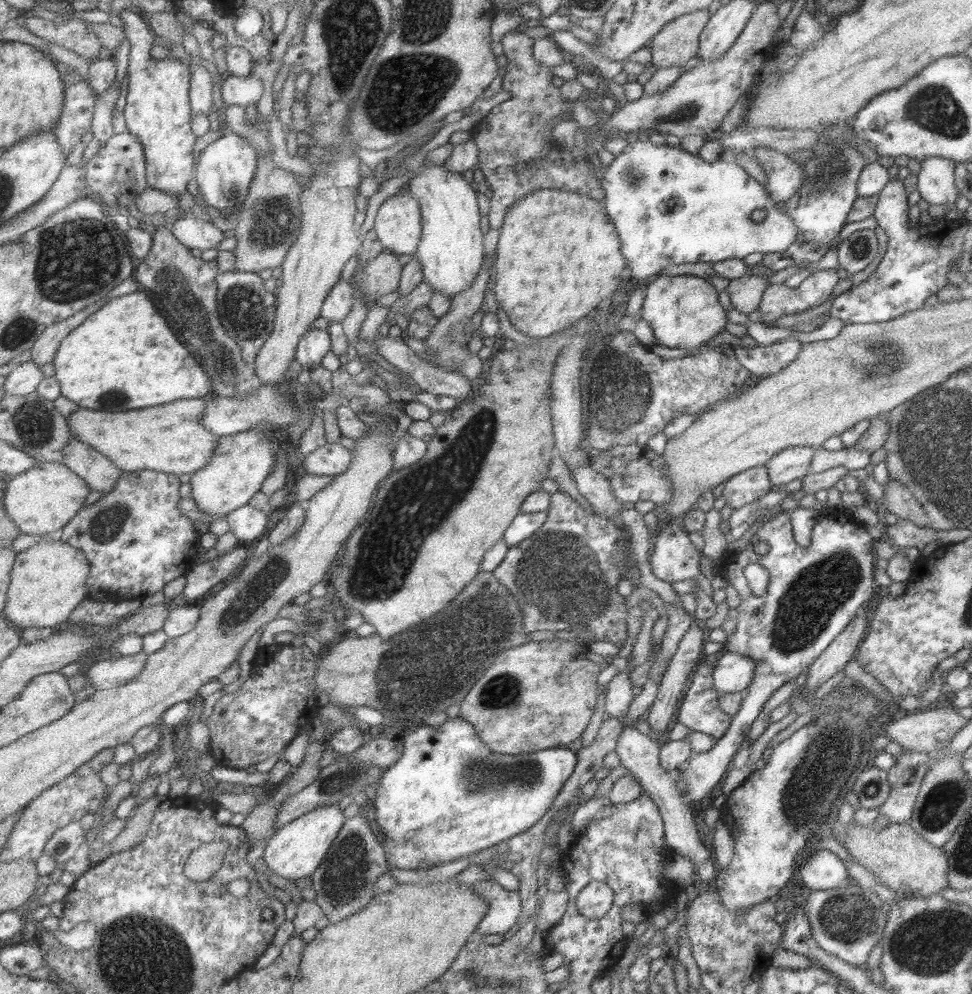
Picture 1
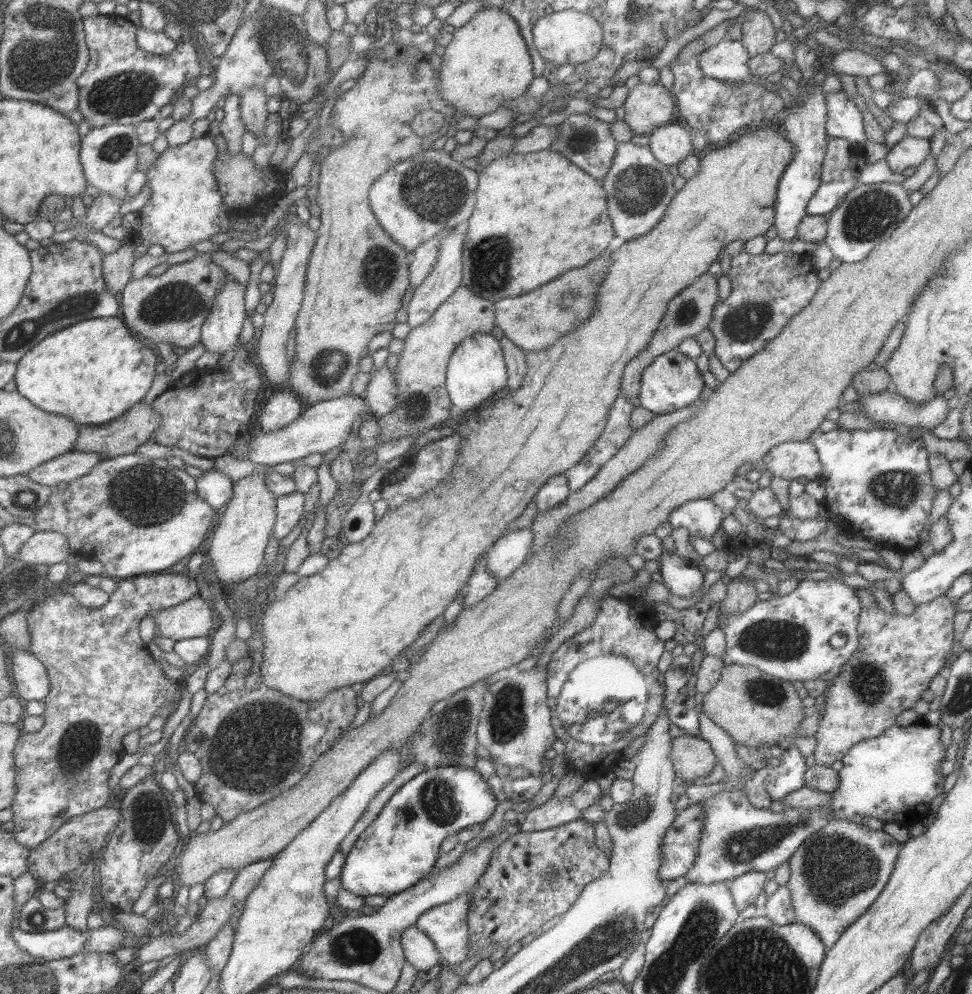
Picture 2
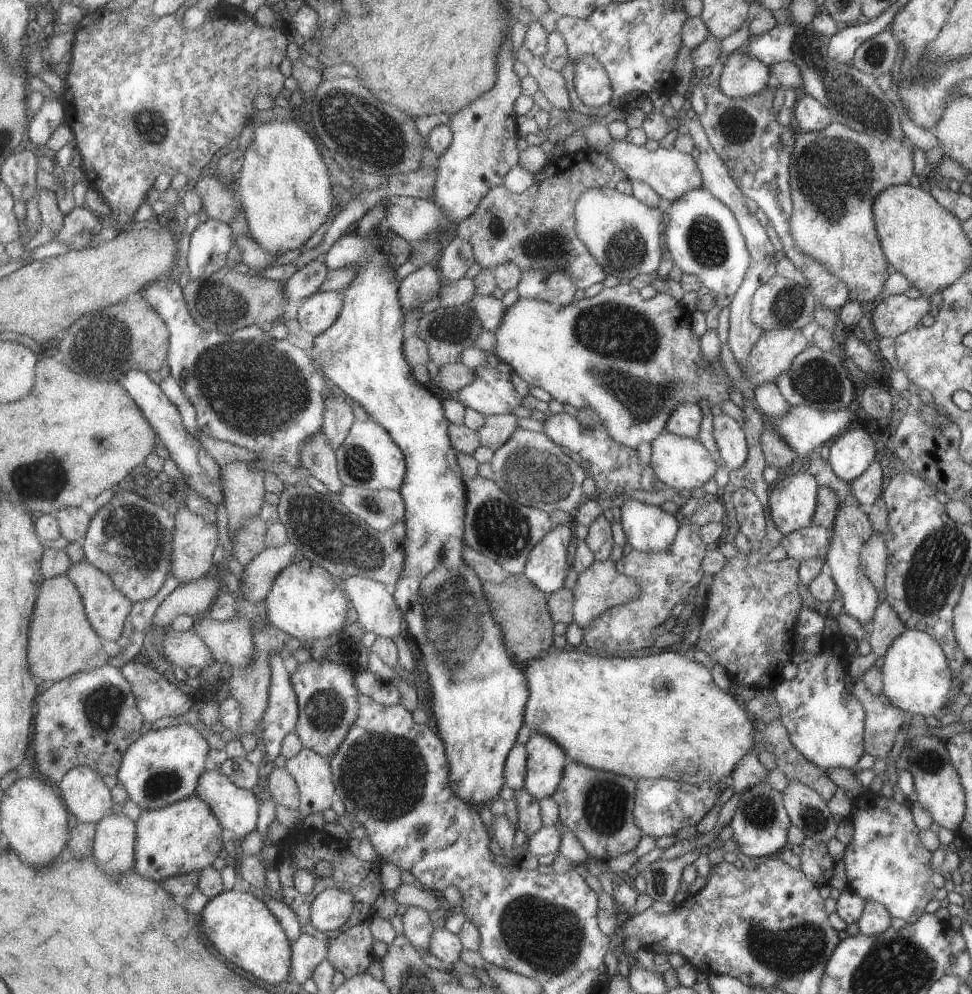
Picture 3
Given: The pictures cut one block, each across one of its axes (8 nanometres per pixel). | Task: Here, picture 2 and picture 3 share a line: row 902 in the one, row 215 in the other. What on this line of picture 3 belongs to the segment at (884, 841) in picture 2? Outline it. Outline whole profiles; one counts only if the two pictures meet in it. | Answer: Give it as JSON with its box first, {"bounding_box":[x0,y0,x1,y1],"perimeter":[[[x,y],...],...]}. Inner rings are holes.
{"bounding_box":[788,122,915,307],"perimeter":[[[839,122],[829,123],[819,131],[800,132],[794,138],[788,173],[792,203],[789,232],[793,244],[799,248],[799,252],[819,262],[825,271],[845,285],[851,300],[857,300],[867,307],[877,301],[888,277],[887,260],[879,245],[871,206],[885,188],[908,185],[913,175],[912,151],[915,148],[906,136],[901,140],[881,140],[865,132],[851,130]]]}

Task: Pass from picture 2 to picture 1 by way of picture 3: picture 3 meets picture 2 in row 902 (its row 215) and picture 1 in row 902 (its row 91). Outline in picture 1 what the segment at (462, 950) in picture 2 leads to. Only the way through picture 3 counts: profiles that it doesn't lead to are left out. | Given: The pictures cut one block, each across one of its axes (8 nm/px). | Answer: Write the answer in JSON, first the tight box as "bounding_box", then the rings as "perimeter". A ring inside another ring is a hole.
{"bounding_box":[472,880,523,939],"perimeter":[[[495,880],[480,881],[474,884],[476,894],[489,902],[489,912],[472,939],[484,938],[486,934],[509,932],[523,914],[522,896],[519,891],[509,891]]]}

